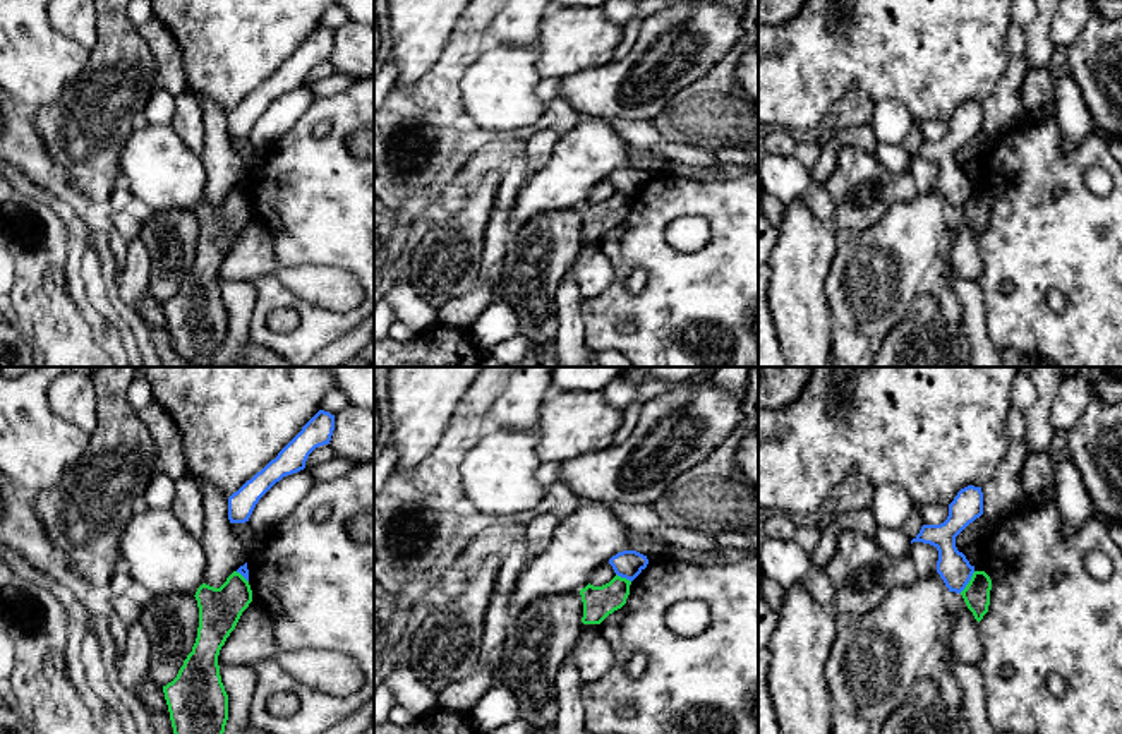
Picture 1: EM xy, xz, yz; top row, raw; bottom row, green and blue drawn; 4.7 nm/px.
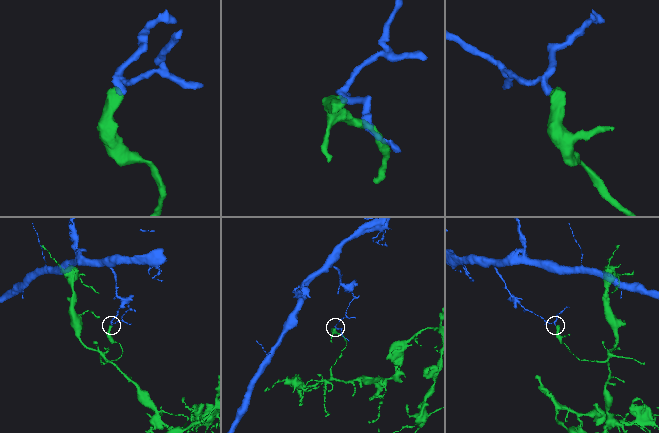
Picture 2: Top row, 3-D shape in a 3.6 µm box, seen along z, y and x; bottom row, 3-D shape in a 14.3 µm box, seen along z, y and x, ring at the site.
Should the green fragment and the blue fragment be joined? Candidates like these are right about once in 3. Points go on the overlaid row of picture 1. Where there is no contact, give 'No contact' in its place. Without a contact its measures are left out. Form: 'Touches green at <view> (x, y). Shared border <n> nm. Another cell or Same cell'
Touches green at yz (970, 582). Shared border 130 nm. Another cell

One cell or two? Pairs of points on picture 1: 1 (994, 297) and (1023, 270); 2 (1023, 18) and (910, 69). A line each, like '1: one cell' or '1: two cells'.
1: one cell
2: two cells

